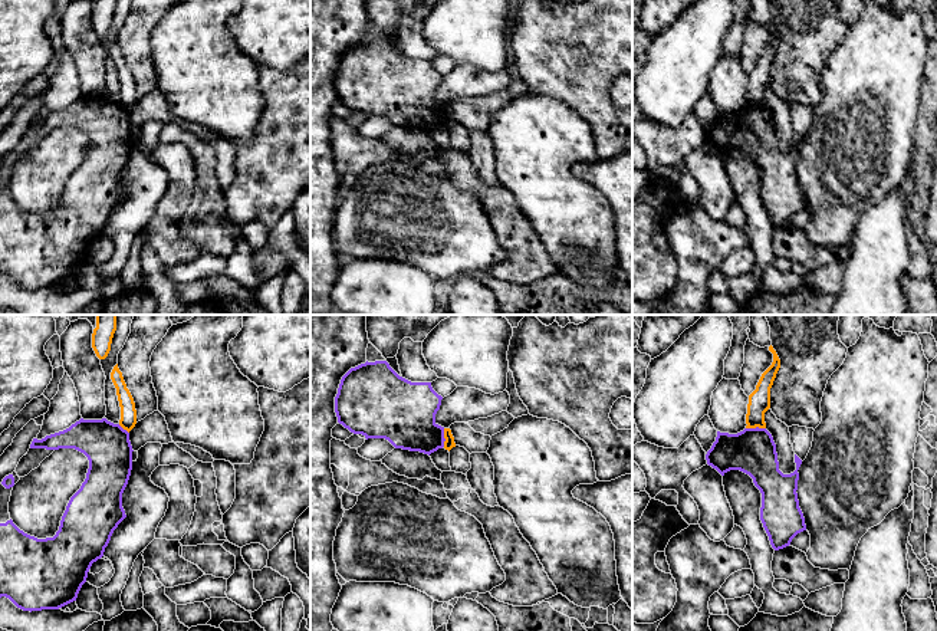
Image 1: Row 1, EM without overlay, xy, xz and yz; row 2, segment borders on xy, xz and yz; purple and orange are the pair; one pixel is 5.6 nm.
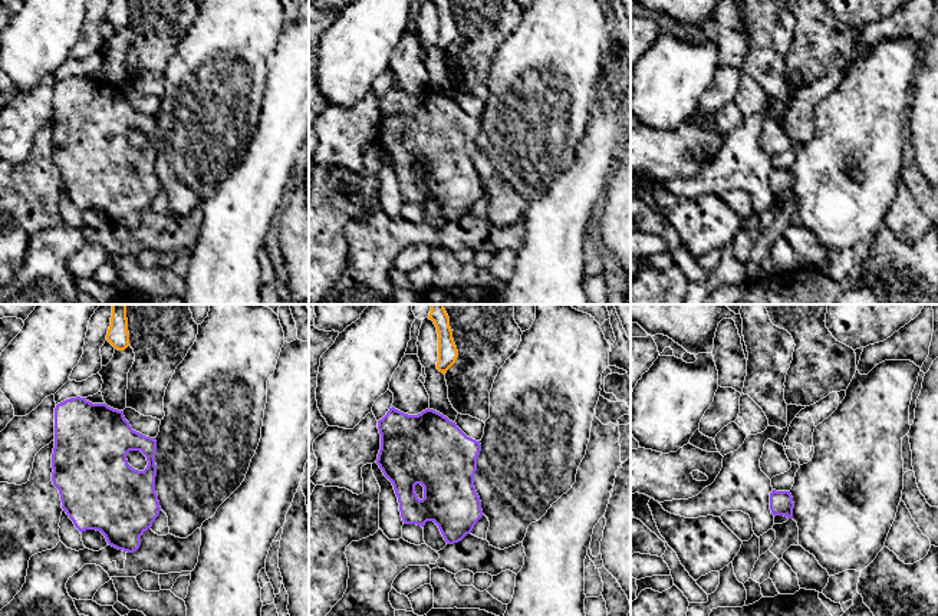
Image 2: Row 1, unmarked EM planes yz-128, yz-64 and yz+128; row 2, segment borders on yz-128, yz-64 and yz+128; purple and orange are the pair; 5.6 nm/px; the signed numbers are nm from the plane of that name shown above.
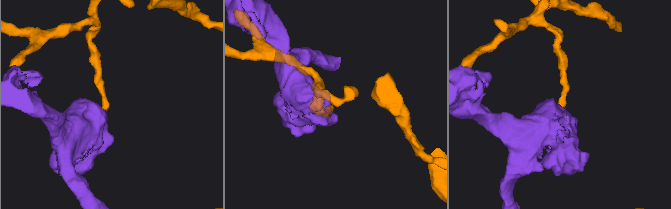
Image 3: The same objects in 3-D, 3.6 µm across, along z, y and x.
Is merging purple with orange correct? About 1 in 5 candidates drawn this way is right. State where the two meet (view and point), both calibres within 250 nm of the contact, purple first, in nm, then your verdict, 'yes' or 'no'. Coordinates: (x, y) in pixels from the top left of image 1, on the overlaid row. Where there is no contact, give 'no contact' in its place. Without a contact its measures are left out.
contact yz (756, 427); calibres 260 and 130 nm; no

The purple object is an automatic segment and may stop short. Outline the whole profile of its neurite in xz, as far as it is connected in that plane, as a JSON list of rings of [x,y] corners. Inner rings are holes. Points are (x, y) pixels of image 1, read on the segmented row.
[[[387,361],[365,362],[351,368],[341,379],[335,397],[335,413],[338,423],[354,434],[362,434],[368,438],[385,438],[395,448],[420,451],[431,454],[444,447],[444,427],[435,423],[435,414],[440,410],[443,397],[438,395],[431,382],[411,382],[400,377]]]

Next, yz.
[[[744,428],[737,434],[717,431],[716,441],[706,454],[707,464],[721,476],[730,470],[740,470],[753,479],[754,486],[762,493],[760,520],[775,551],[790,545],[792,539],[806,530],[805,517],[798,500],[798,480],[802,460],[795,454],[796,470],[783,474],[779,470],[776,444],[766,428]]]

